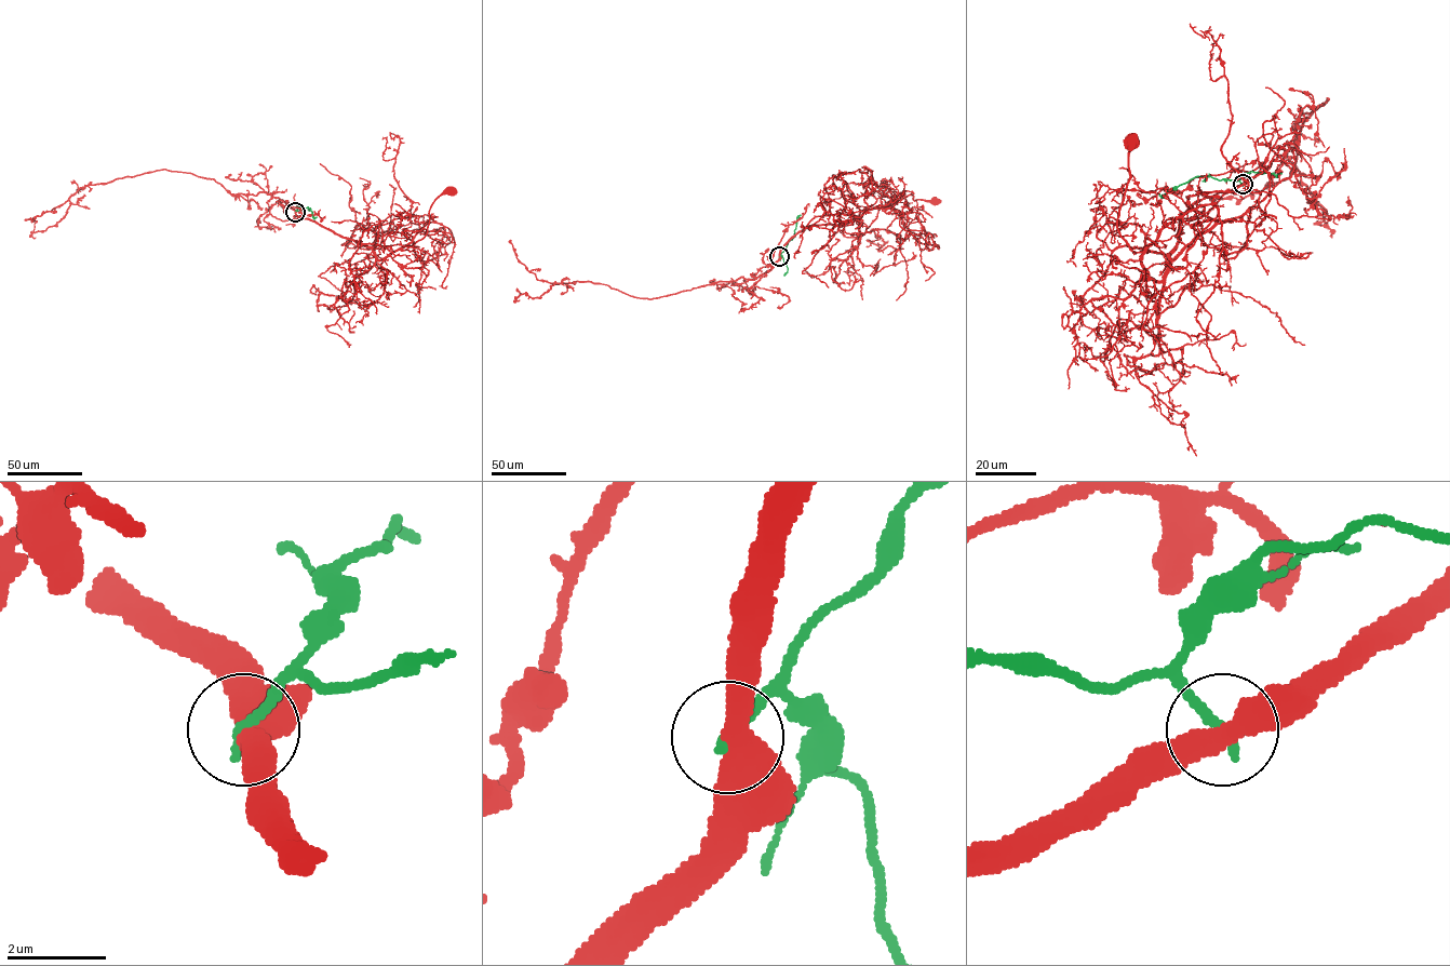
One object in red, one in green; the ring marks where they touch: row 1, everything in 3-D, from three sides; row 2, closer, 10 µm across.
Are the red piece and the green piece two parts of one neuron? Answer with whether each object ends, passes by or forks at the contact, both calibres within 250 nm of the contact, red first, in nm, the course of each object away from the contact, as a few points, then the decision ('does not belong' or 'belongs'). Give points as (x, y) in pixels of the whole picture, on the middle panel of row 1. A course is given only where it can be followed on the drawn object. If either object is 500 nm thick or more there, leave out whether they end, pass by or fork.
red passes by | green ends | 480/240 nm | red via (779, 256), (792, 238), (809, 226), (848, 222), (864, 209), (884, 208), (911, 193), (914, 200), (935, 200) | green via (779, 256), (794, 235), (796, 217), (801, 215) | does not belong

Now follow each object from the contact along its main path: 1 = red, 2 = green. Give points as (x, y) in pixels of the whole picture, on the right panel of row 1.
1: (1242, 184), (1197, 200), (1181, 216), (1178, 242), (1168, 254), (1133, 252), (1117, 227), (1130, 177), (1129, 141)
2: (1242, 184), (1238, 180), (1198, 176), (1159, 193)

